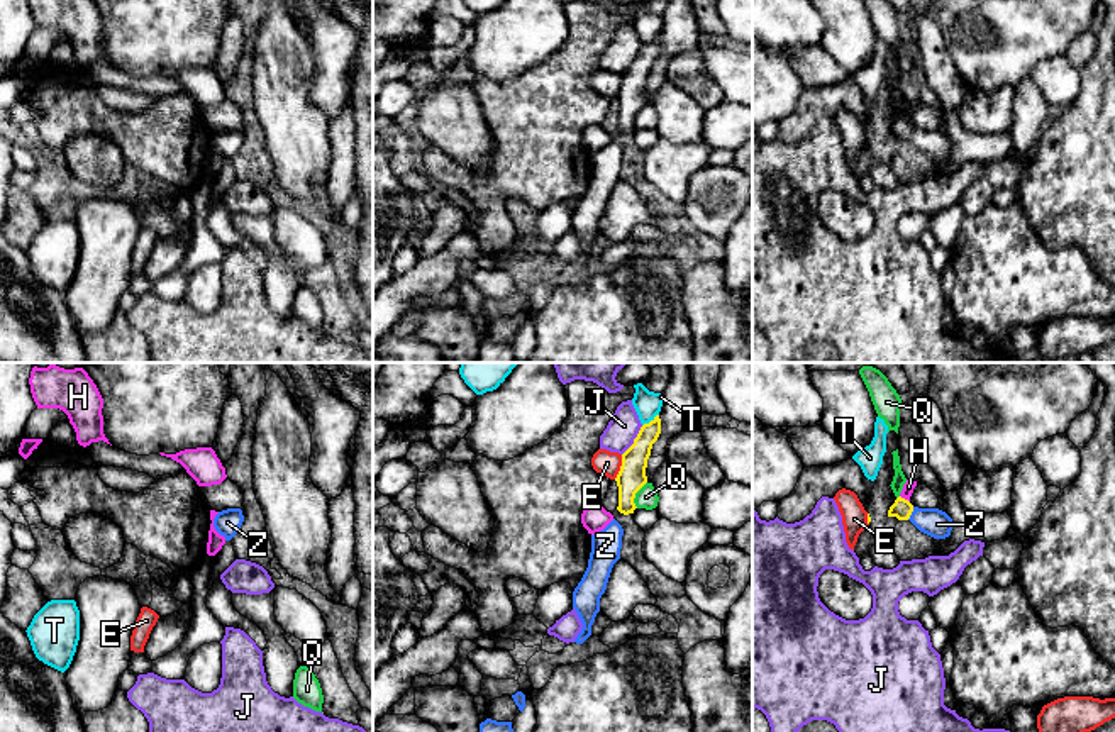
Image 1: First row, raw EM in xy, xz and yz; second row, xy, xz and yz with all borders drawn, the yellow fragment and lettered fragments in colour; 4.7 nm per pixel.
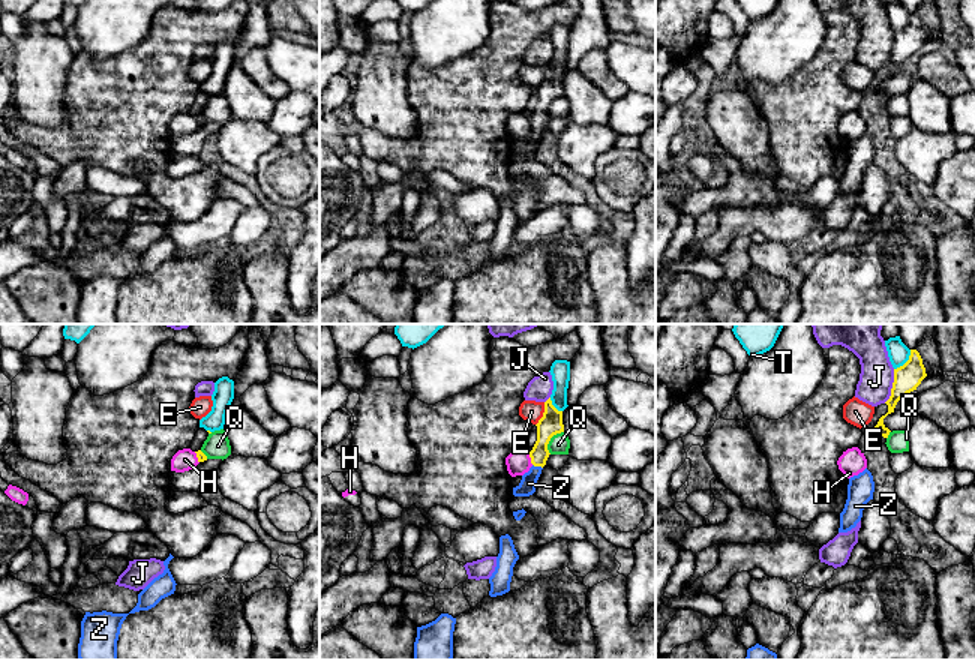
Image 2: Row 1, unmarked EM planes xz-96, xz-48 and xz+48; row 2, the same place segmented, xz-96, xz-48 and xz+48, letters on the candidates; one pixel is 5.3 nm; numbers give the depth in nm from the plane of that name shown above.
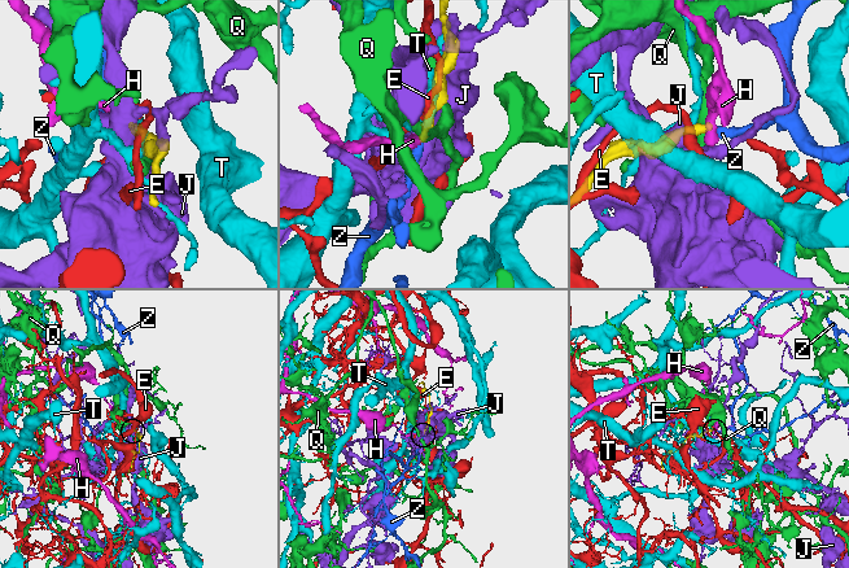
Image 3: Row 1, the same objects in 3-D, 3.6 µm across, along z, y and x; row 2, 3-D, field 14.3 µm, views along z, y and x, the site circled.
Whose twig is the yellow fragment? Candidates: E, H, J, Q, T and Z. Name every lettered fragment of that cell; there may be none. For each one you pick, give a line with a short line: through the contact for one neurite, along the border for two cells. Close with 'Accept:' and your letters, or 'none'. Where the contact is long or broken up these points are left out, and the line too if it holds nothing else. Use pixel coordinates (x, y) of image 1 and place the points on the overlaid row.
Z: Line: yz (902, 509), (910, 514), (934, 522)
Accept: Z

